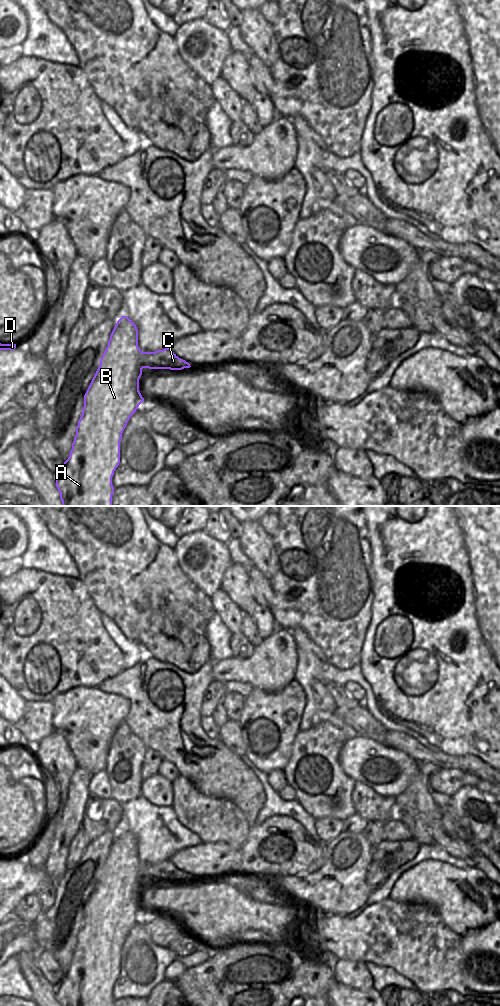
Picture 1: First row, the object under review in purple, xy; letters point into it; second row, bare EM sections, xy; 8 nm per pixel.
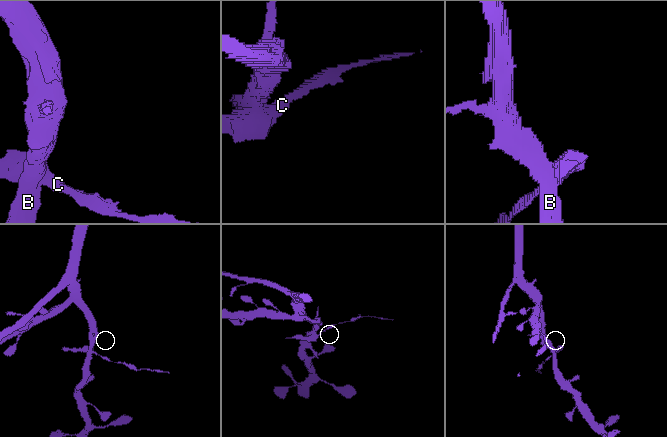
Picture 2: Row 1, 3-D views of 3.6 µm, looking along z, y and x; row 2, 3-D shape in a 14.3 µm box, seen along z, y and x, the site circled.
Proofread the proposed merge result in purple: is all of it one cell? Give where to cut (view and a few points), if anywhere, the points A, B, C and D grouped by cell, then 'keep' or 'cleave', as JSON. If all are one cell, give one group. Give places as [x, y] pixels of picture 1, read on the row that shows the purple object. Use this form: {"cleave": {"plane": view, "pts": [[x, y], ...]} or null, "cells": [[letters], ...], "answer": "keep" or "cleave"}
{"cleave": {"plane": "xy", "pts": [[141, 352], [141, 365], [143, 367]]}, "cells": [["A", "B"], ["C", "D"]], "answer": "cleave"}

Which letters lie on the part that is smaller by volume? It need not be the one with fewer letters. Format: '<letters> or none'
C, D

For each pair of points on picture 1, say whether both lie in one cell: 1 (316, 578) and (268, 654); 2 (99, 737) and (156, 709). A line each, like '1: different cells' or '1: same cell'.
1: different cells
2: different cells

